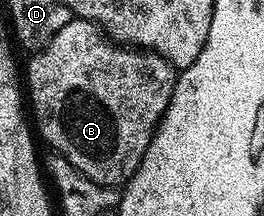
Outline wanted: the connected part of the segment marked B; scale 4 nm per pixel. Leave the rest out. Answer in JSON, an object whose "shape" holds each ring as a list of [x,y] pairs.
{"shape":[[[73,18],[47,47],[33,55],[36,57],[28,64],[26,96],[32,99],[30,112],[36,115],[35,131],[56,151],[53,153],[69,160],[76,171],[95,184],[123,186],[139,170],[172,100],[174,68],[163,56],[152,54],[147,60],[143,51],[120,49],[111,38],[95,20]]]}

